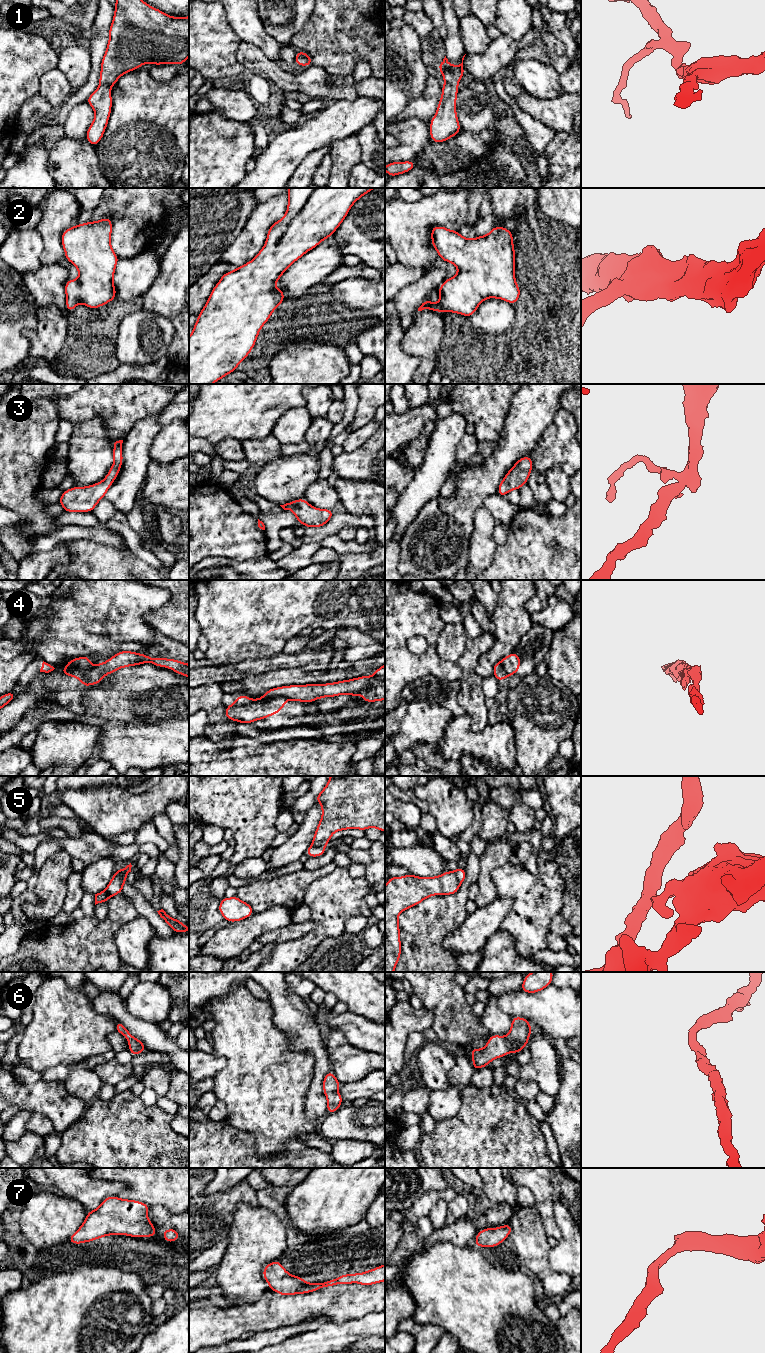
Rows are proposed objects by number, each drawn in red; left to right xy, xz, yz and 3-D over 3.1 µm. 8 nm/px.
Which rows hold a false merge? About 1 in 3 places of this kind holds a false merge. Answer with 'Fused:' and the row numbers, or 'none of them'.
Fused: 4, 5

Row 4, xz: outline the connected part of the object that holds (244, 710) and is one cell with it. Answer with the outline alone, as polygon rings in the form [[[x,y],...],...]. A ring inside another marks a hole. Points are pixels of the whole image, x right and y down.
[[[239,694],[237,700],[226,707],[225,717],[238,723],[251,724],[282,711],[287,699],[277,697],[274,699],[250,699]]]

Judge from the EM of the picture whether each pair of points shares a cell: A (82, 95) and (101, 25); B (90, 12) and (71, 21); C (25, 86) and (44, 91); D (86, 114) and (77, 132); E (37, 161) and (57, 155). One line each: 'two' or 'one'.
A: one
B: one
C: two
D: one
E: two

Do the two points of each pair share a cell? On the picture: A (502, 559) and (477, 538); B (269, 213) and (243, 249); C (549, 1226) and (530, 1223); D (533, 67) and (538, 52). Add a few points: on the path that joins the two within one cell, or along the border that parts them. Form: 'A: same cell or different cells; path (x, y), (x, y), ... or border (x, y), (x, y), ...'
A: different cells; border (497, 546), (492, 563), (485, 569)
B: same cell; path (260, 222), (249, 240)
C: different cells; border (534, 1206), (547, 1238)
D: different cells; border (514, 59), (538, 60), (551, 65), (557, 71)

